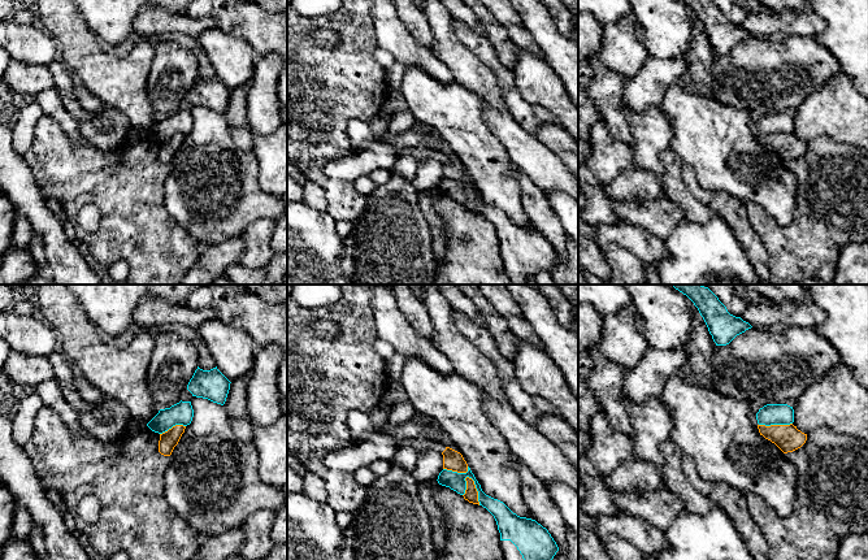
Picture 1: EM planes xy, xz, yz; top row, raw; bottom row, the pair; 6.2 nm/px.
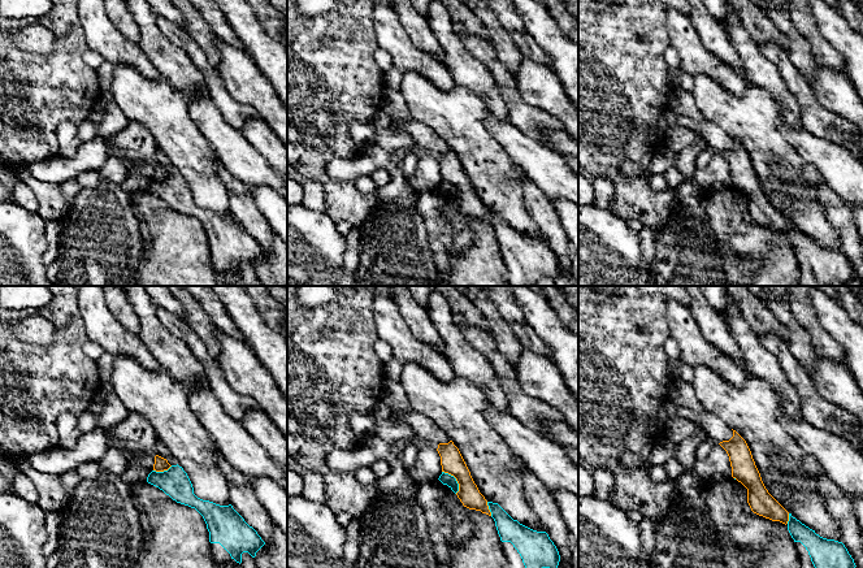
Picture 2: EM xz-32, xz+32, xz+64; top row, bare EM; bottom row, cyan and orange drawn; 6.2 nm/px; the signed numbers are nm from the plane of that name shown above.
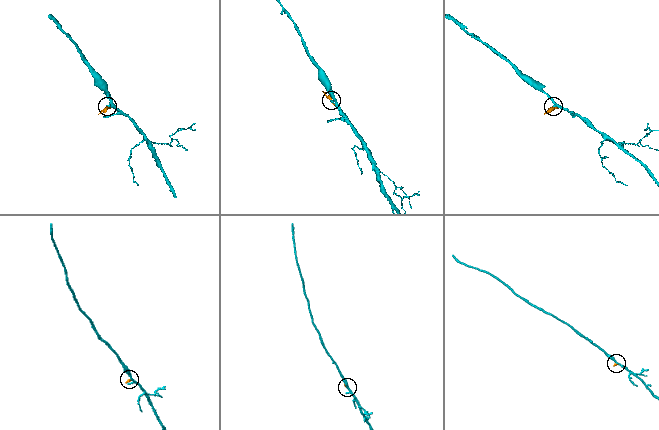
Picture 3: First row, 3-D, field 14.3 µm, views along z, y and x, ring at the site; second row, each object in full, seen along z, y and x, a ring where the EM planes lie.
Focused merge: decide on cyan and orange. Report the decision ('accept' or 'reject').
reject

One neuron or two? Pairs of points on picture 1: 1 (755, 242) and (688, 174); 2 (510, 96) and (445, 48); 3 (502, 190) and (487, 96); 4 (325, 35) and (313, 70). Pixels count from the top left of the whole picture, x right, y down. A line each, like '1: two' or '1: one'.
1: one
2: two
3: two
4: two

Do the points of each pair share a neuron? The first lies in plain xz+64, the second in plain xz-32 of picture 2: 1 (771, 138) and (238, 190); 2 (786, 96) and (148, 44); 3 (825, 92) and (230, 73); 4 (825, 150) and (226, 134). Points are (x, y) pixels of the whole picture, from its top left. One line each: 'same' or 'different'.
1: different
2: same
3: same
4: same

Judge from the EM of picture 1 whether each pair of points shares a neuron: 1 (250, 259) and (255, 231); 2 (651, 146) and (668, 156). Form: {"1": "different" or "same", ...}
{"1": "same", "2": "different"}

